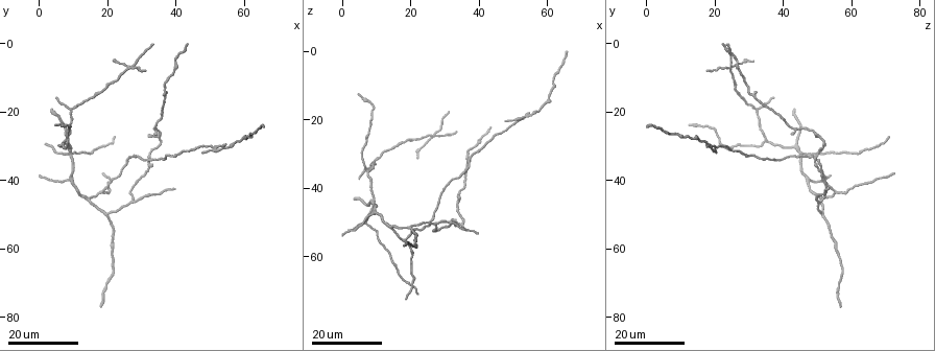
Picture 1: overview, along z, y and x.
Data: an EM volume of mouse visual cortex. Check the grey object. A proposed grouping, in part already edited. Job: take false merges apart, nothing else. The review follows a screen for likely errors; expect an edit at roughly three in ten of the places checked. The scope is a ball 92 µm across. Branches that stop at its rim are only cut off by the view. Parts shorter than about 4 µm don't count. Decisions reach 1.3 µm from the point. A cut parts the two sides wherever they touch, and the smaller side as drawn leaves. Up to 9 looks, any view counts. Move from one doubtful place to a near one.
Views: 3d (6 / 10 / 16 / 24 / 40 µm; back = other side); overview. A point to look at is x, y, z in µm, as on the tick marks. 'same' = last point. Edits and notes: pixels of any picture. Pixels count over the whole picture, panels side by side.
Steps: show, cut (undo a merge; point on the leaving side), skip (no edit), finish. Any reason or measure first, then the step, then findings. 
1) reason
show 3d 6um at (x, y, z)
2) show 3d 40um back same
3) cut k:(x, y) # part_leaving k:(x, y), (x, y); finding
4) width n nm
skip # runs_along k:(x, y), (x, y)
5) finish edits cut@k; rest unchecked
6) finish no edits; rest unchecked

show 3d 16um at (14.0, 45.5, 51.5)

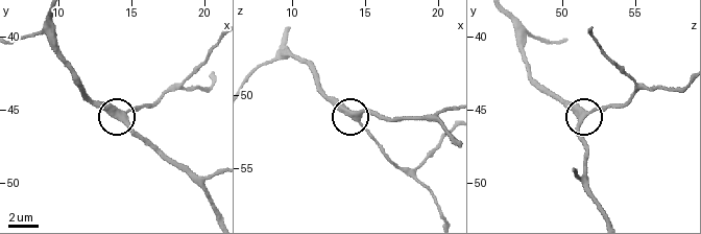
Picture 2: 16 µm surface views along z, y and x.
zoom in
show 3d 6um at (14.6, 45.8, 51.2)

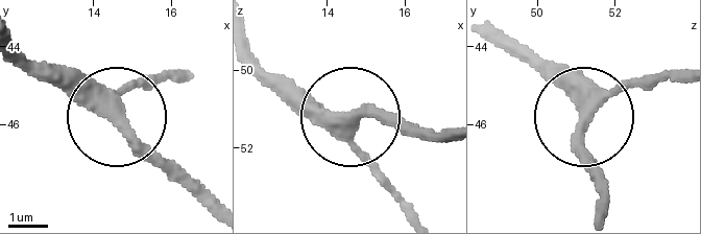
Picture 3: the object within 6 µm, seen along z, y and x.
skip # runs_along 3:(666, 72), (588, 113), (532, 55); continuous, no second neuron

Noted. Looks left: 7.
three-way junction
show 3d 24um at (20.5, 50.0, 51.5)

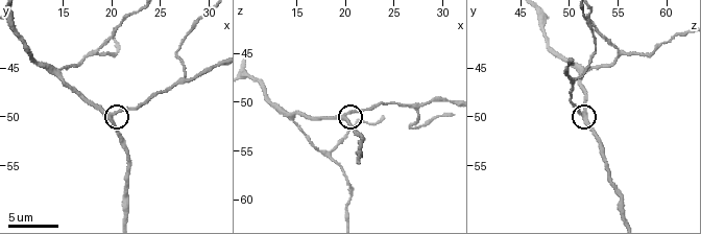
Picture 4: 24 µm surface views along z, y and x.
show 3d 10um at (19.8, 50.0, 51.6)

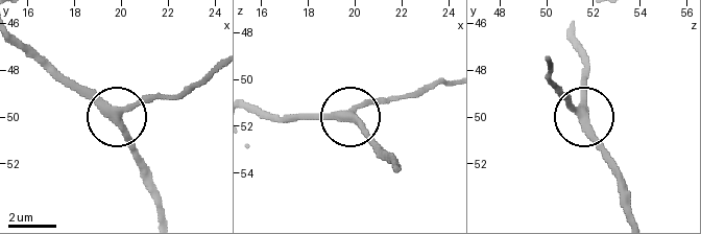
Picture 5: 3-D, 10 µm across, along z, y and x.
width 320 nm
skip # all the same neuron

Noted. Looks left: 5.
show 3d 16um at (8.5, 40.0, 47.5)

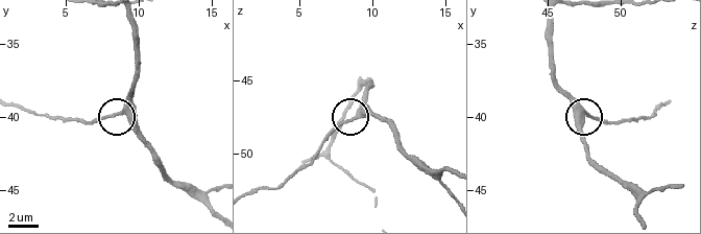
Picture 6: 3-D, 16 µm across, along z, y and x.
show 3d 10um at (8.6, 39.6, 47.4)

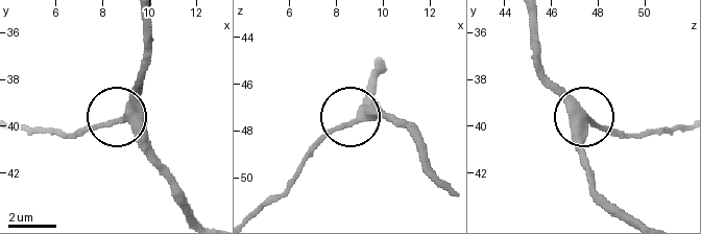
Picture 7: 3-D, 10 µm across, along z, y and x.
width 380 nm
skip # runs_along 7:(194, 215), (161, 158), (125, 121), (61, 134); continuous, no second neuron

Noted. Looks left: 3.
three-way junction
show 3d 24um at (8.5, 30.5, 44.0)

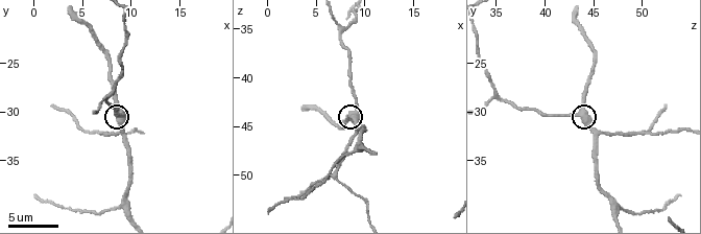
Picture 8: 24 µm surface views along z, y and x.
zoom in
show 3d 6um at (9.2, 30.2, 43.4)

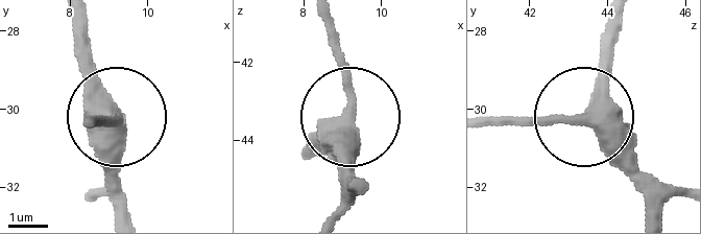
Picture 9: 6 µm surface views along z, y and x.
show 3d 6um back at (9.05, 30.30, 43.25)

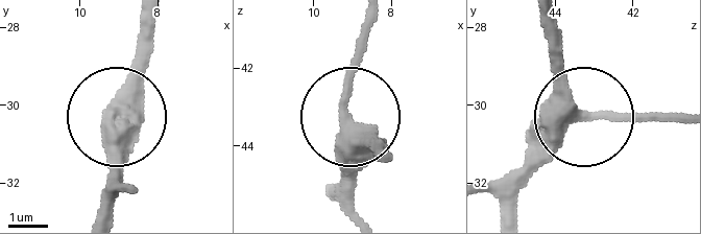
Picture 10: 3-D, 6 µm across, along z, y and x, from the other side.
skip # runs_along 10:(518, 208), (538, 158), (581, 115), (555, 18); one neuron here

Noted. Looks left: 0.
finish no edits; rest unchecked

